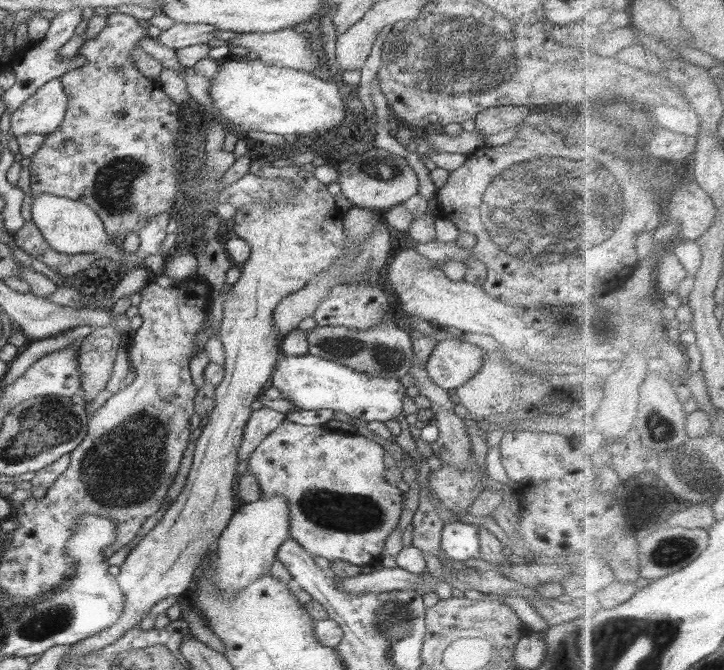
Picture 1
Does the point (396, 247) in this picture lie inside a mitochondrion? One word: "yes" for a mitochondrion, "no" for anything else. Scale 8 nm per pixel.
no

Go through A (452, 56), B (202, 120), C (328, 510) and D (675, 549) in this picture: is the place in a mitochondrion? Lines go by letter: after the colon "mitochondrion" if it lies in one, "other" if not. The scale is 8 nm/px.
A: mitochondrion
B: other
C: mitochondrion
D: mitochondrion

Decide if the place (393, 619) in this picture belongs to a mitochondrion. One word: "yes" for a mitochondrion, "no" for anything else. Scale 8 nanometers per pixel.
yes

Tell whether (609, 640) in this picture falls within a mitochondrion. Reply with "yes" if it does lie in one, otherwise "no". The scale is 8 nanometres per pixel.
yes

